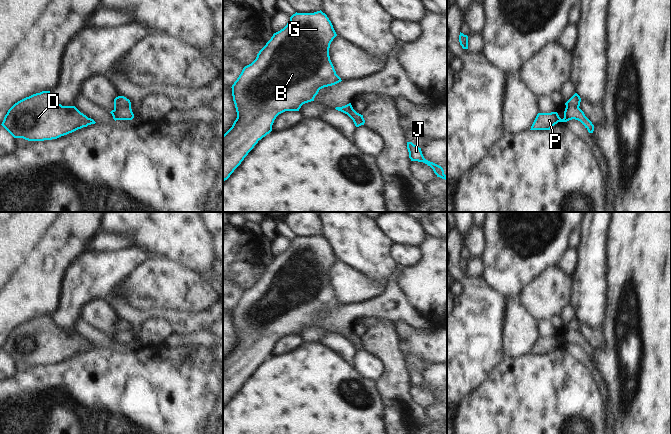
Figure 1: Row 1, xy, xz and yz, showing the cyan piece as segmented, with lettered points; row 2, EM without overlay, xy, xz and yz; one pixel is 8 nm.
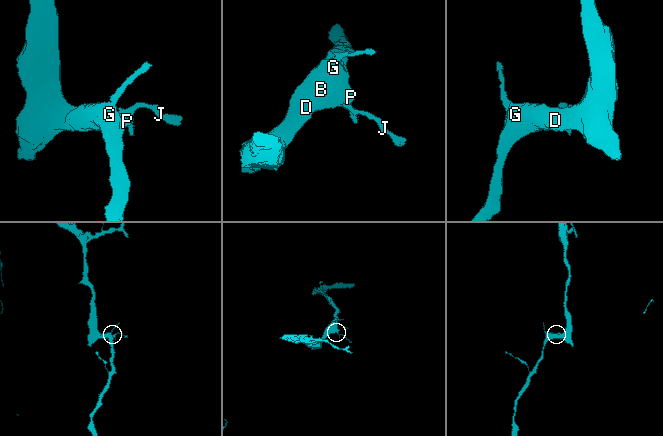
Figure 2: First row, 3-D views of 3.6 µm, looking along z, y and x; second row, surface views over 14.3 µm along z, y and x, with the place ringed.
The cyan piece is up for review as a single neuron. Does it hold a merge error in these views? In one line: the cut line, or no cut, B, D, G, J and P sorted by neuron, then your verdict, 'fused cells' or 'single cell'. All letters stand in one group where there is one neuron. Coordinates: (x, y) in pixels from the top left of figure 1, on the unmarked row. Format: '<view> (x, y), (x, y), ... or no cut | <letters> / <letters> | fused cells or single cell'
xy (130, 329), (114, 332) | B D G P / J | fused cells

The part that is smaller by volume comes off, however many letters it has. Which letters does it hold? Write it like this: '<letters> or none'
J.

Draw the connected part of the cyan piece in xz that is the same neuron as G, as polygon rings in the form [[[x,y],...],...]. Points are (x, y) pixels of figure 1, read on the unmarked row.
[[[321,234],[314,237],[295,237],[290,245],[259,275],[256,283],[245,290],[232,309],[232,320],[237,342],[232,351],[223,359],[223,406],[241,388],[254,370],[272,355],[276,341],[285,335],[299,335],[305,327],[314,325],[319,314],[341,306],[330,284],[329,272],[337,260],[327,239]]]

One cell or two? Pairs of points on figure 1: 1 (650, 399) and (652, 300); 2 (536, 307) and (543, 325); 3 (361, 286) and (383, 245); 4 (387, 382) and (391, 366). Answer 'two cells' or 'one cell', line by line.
1: one cell
2: two cells
3: two cells
4: one cell

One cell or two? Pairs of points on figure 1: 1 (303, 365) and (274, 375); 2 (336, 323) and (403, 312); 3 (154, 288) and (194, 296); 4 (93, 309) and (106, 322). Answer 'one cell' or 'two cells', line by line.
1: one cell
2: one cell
3: one cell
4: one cell

